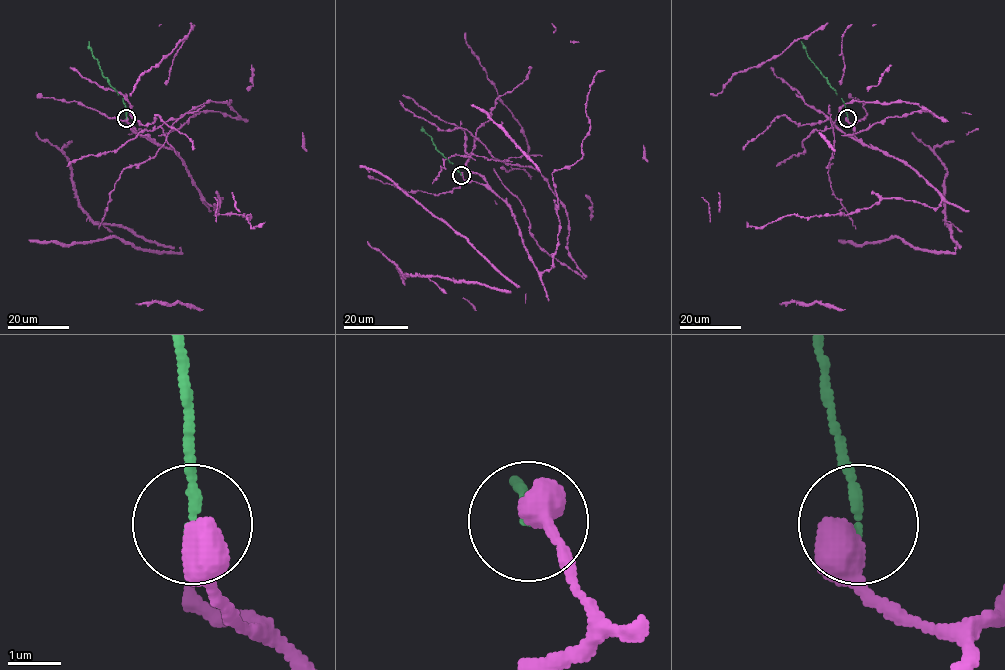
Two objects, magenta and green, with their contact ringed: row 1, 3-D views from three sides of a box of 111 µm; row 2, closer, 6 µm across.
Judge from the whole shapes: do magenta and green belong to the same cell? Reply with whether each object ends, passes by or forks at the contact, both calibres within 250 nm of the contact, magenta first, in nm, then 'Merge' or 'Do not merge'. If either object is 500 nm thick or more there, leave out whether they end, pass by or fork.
Thickness 600 nm (magenta) against 200 nm. Do not merge

